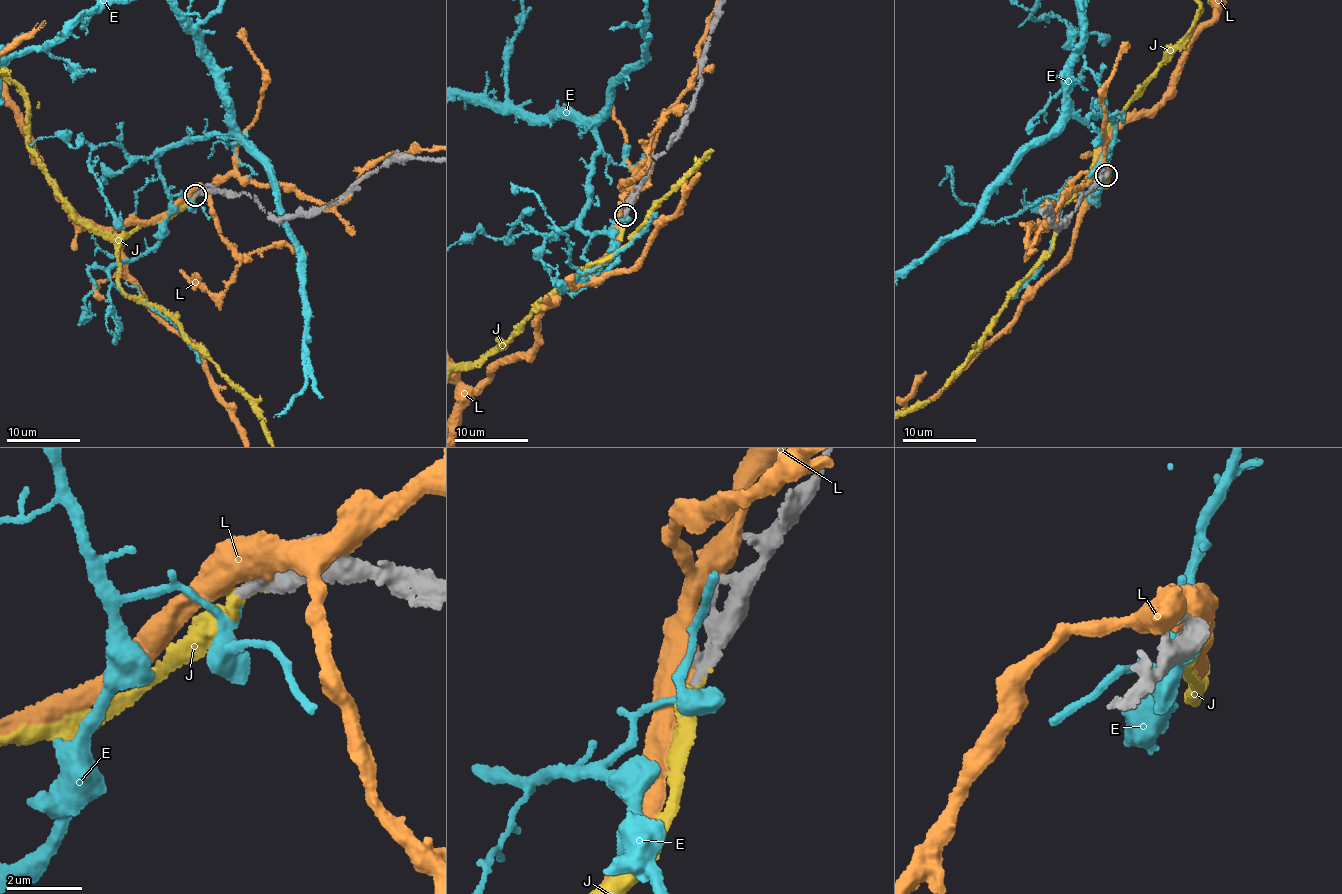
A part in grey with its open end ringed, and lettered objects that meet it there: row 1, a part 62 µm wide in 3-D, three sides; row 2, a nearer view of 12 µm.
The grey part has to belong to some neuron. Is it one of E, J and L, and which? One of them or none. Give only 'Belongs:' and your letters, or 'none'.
Belongs: J

